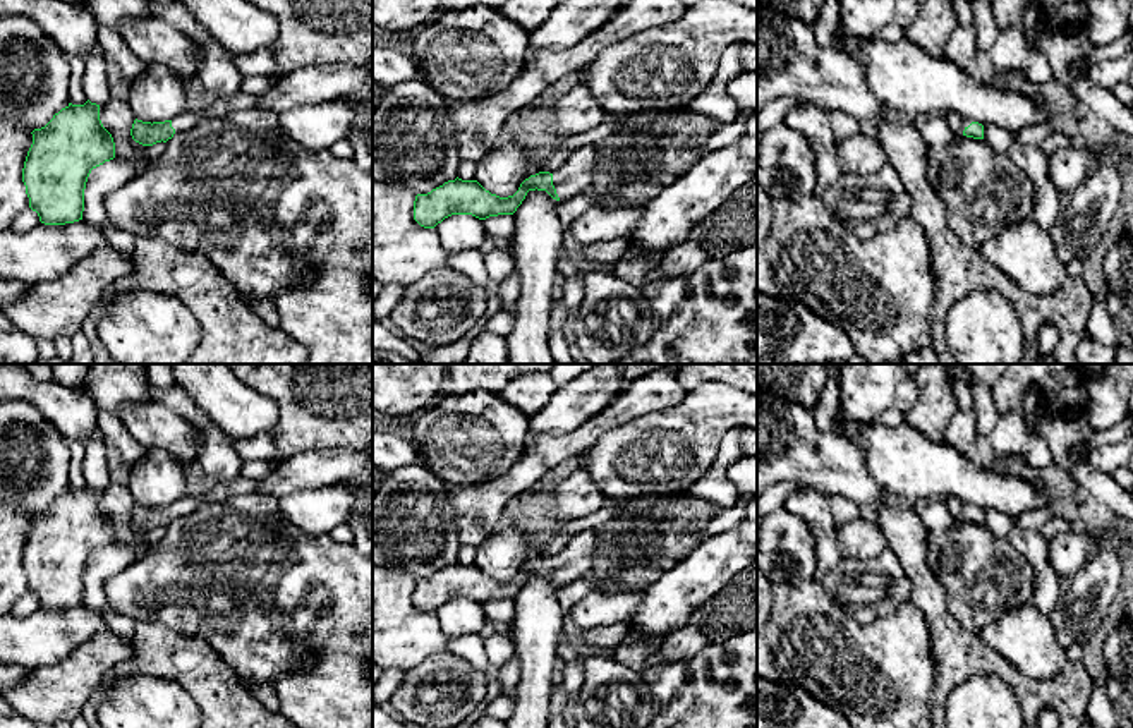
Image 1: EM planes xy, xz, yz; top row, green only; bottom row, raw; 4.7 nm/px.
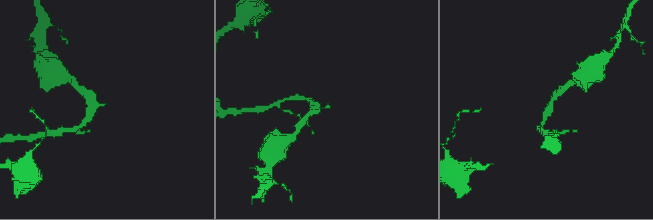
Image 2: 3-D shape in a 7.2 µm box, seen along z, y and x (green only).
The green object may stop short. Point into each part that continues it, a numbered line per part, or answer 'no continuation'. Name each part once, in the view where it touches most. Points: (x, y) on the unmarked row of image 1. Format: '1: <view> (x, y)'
1: xz (577, 557)

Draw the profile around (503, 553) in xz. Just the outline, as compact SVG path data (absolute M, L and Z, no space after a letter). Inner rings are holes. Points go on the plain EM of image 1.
M503 520L476 549L476 565L491 579L513 580L525 563L542 556L544 537L541 532L517 527L513 520Z

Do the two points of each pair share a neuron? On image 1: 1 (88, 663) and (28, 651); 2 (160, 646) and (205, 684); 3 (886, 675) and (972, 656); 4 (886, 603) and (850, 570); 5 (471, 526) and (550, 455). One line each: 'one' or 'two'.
1: two
2: one
3: two
4: one
5: one

